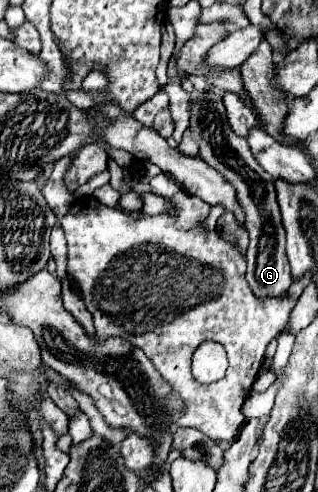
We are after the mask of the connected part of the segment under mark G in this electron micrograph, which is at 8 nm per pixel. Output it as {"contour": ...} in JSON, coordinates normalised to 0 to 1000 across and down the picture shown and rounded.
{"contour":[[[686,183],[660,187],[648,199],[604,207],[604,236],[597,236],[597,264],[610,285],[629,297],[629,321],[642,321],[667,341],[679,341],[748,390],[748,411],[774,427],[774,467],[786,476],[786,500],[774,512],[774,569],[799,602],[811,606],[887,606],[906,598],[918,577],[912,537],[899,524],[899,472],[887,463],[881,427],[868,411],[868,382],[862,366],[836,346],[805,329],[786,309],[786,297],[767,280],[748,280],[711,240],[711,220]]]}

